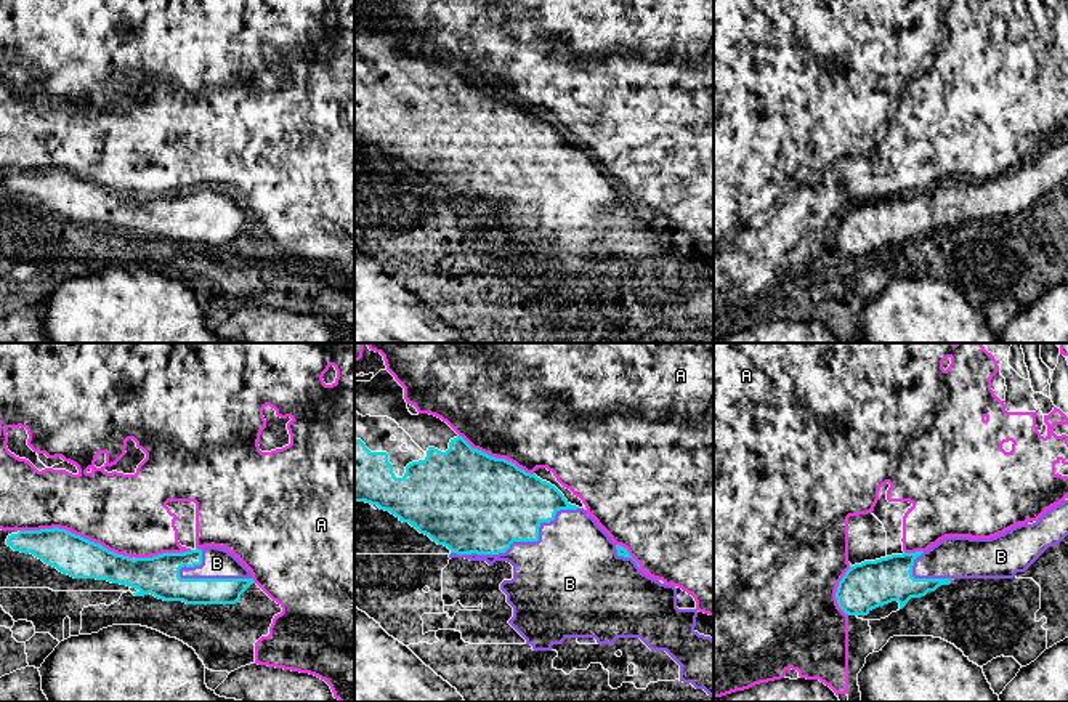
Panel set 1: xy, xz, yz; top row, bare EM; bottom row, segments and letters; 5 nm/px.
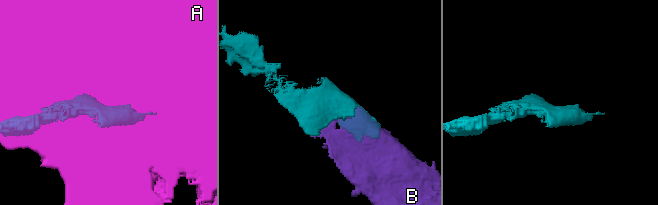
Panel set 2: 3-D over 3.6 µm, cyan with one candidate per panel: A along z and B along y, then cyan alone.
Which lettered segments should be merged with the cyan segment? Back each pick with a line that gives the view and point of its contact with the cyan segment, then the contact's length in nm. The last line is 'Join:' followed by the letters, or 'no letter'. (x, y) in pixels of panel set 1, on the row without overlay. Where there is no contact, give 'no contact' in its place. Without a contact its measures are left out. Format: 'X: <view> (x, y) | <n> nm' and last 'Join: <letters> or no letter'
B: xz (520, 181) | 700 nm
Join: B

